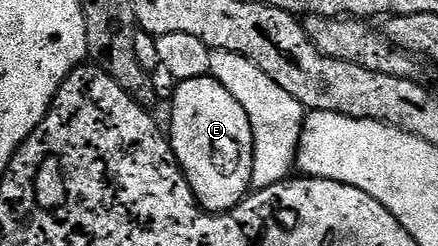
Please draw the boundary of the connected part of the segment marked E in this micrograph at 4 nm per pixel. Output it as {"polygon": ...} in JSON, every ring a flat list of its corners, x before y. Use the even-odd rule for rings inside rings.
{"polygon":[[208,75,180,81,169,102,169,140,189,187,208,213,225,213,235,208,251,189,253,131,245,107]]}

